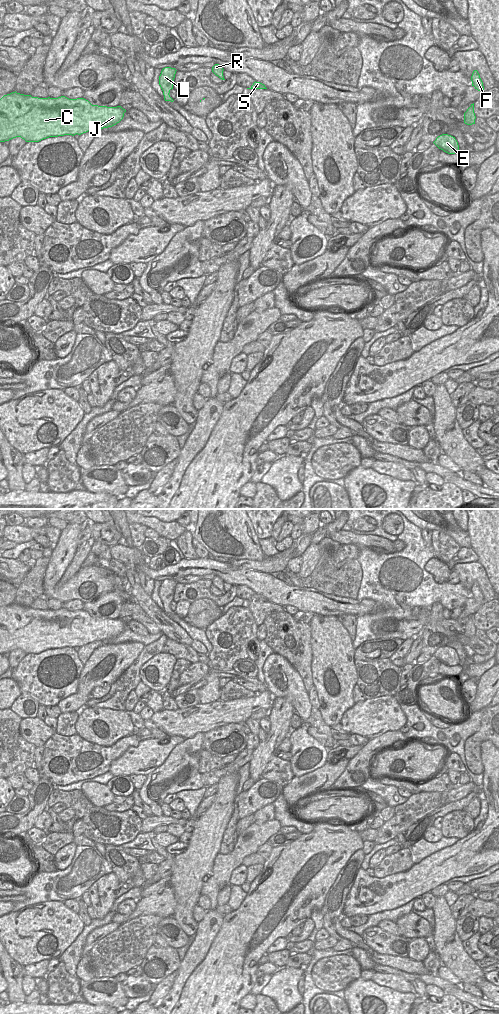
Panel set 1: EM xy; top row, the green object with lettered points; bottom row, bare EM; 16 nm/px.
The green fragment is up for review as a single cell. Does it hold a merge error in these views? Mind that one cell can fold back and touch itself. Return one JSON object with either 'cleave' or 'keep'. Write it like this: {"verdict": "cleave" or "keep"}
{"verdict": "keep"}

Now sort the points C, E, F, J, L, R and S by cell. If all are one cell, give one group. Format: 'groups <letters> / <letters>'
groups C E F J L R S

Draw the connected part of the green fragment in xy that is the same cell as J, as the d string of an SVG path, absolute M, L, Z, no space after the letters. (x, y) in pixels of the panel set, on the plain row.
M15 604L0 611L0 654L21 649L26 654L39 654L49 649L81 647L93 641L103 641L119 635L126 624L121 618L92 617L84 610L38 610Z

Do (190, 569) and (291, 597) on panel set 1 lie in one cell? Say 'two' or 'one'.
one

